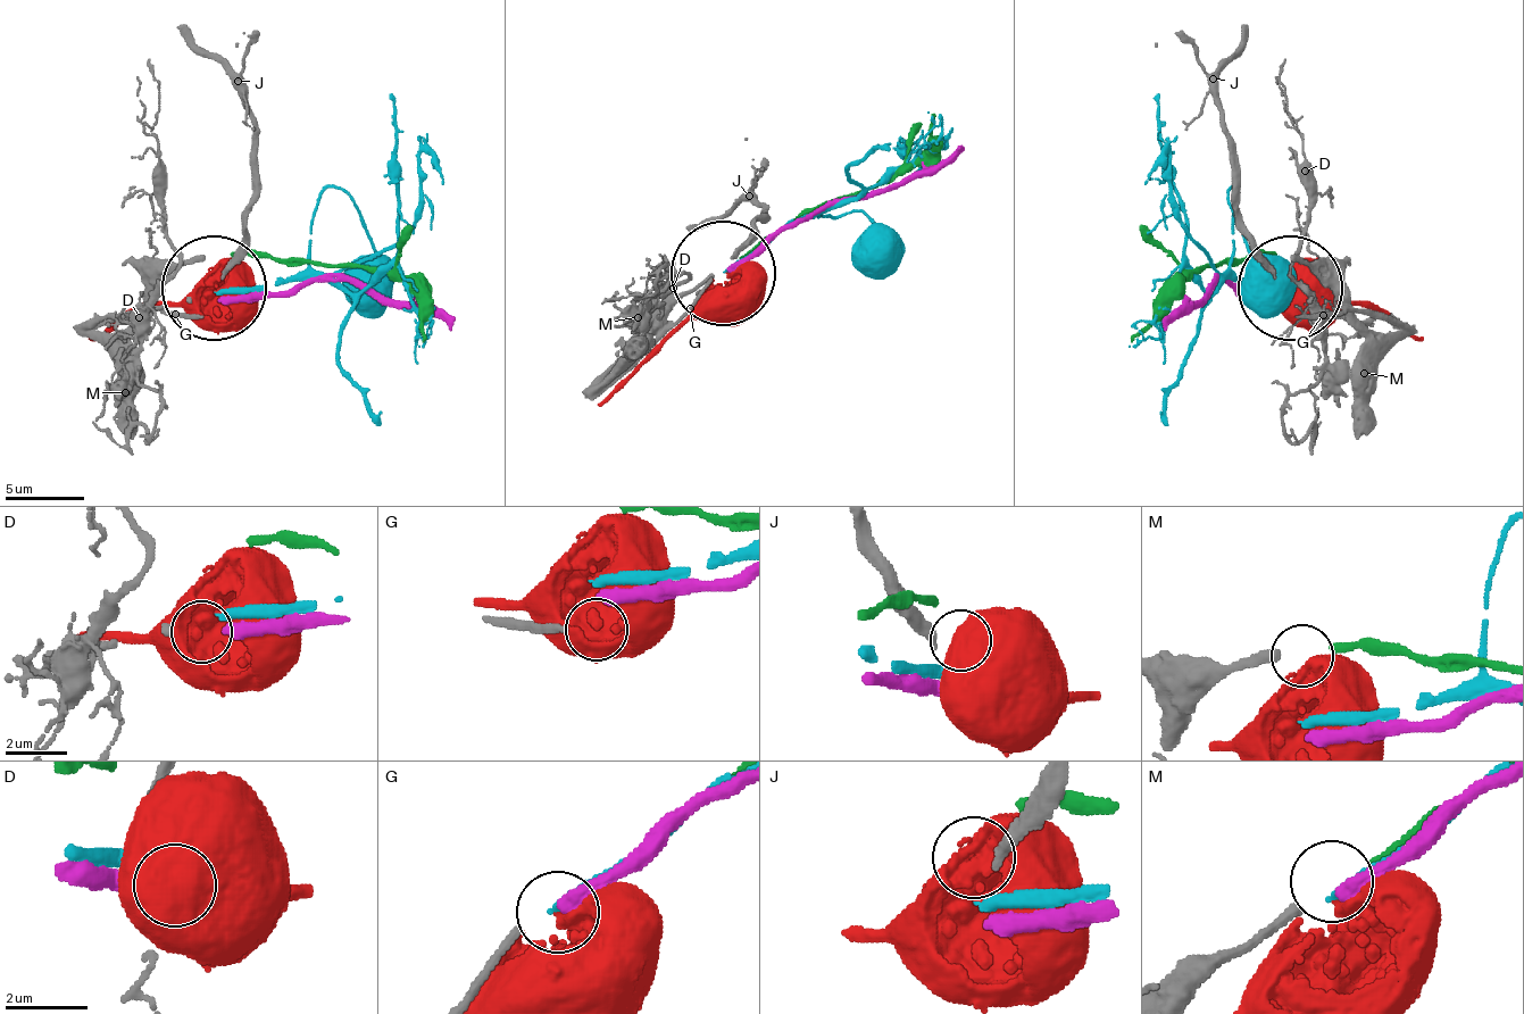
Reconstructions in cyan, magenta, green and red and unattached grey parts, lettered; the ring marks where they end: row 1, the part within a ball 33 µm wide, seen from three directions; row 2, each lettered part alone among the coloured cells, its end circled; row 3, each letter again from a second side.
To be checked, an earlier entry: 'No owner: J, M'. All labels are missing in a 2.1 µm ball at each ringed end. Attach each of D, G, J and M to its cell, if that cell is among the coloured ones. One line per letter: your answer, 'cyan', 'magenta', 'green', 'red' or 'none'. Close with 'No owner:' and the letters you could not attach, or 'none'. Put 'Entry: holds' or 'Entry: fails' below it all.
D: cyan
G: none
J: none
M: green
No owner: G, J
Entry: fails

